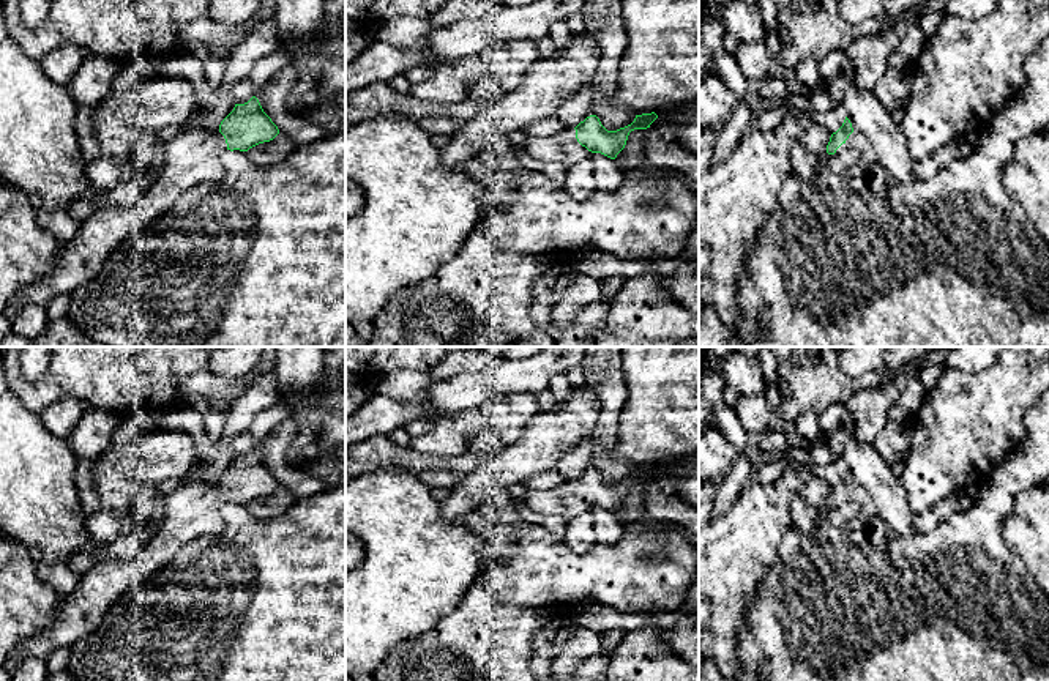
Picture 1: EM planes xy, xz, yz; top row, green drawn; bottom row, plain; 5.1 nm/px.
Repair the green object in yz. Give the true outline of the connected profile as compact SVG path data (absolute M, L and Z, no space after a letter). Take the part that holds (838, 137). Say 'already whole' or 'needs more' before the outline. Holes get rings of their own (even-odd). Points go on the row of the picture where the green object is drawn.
needs more; M846 117L842 126L831 134L827 153L842 156L847 151L858 154L858 162L847 167L849 175L858 177L866 167L877 164L874 147L864 136L853 131L850 120Z

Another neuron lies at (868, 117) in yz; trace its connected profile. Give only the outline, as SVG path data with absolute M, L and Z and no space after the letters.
M849 87L841 109L850 120L853 131L864 136L874 147L877 164L888 169L901 181L916 180L913 159L898 132L898 125L874 91Z

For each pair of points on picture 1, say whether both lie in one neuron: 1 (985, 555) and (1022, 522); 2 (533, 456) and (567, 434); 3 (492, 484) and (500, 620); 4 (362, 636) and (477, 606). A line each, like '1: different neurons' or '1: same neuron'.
1: different neurons
2: same neuron
3: different neurons
4: different neurons

